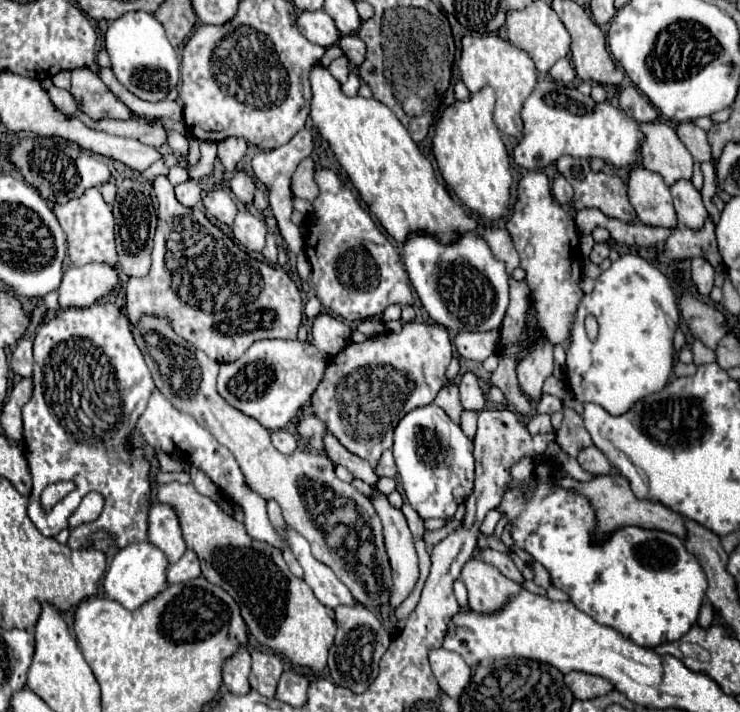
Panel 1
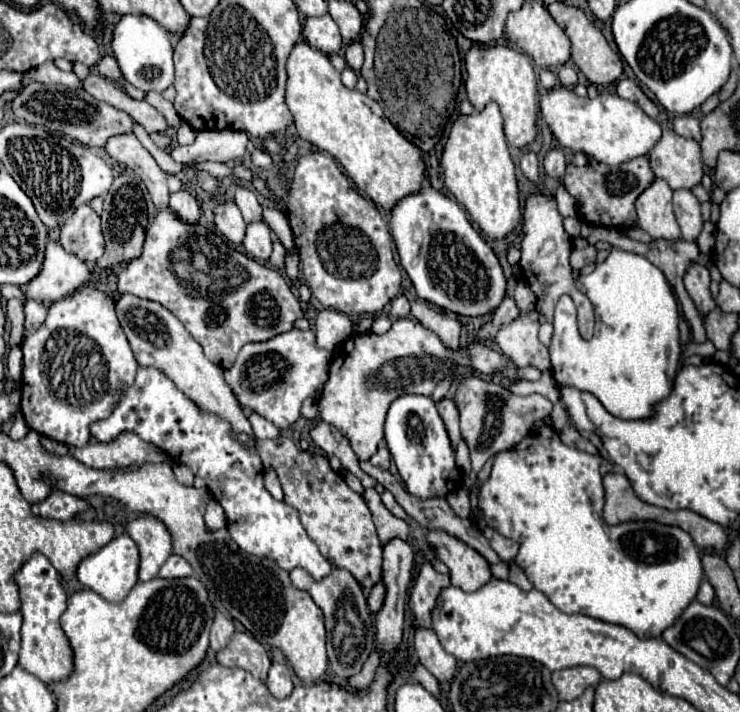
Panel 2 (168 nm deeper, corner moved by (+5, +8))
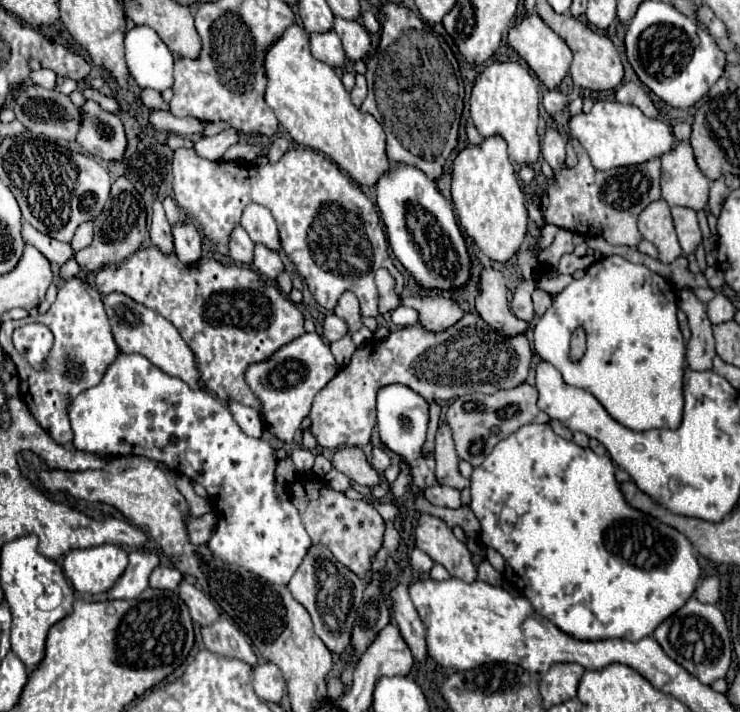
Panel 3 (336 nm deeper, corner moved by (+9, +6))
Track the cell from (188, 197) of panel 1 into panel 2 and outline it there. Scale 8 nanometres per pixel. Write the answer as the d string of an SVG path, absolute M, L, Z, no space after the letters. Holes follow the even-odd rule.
M186 189L170 195L170 209L180 221L184 221L188 225L196 225L200 219L200 207L198 207L194 195Z

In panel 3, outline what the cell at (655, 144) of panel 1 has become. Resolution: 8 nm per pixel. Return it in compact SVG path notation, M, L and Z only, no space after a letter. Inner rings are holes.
M690 143L674 145L666 155L660 157L662 163L662 199L674 207L690 207L700 211L708 203L708 179L700 171Z

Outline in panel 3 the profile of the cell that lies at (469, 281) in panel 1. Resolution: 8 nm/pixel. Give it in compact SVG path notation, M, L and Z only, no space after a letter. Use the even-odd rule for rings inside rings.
M398 165L380 177L376 183L376 197L388 243L416 283L424 289L464 289L470 281L472 259L456 223L452 203L438 191L436 183L416 167Z

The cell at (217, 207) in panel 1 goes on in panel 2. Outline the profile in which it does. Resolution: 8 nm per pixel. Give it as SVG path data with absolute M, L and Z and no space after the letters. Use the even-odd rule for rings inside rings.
M226 201L214 209L214 221L218 231L234 245L242 245L244 233L246 233L246 221L240 215L240 209L236 203Z

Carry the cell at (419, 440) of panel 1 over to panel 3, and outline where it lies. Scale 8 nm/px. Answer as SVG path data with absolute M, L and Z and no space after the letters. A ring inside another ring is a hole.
M388 385L380 389L376 407L378 407L380 439L390 451L394 451L398 457L402 457L404 463L408 463L410 475L412 475L412 487L418 491L424 491L436 485L434 455L424 453L426 429L428 429L428 403L424 401L424 397L420 397L406 385Z

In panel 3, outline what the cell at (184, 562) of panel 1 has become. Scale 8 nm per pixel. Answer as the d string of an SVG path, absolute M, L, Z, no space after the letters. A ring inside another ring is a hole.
M158 565L152 571L152 575L150 575L150 587L176 591L178 583L182 583L182 579L184 579L184 575L176 567L172 567L172 565Z

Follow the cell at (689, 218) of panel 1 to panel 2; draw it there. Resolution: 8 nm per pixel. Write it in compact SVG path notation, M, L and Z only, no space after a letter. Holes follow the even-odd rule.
M678 189L674 191L674 213L682 231L684 241L696 241L700 231L702 231L702 213L700 213L700 203L692 195L692 191Z

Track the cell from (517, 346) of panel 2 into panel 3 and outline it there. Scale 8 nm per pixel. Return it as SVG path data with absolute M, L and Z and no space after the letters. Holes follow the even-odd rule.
M492 267L484 269L482 293L476 299L476 311L500 335L522 335L530 329L530 323L518 319L510 311L506 293L508 293L508 289L504 285L502 273Z

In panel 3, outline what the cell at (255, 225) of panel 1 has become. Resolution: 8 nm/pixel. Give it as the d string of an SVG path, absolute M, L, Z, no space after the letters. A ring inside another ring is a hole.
M256 243L256 247L254 247L254 267L262 273L262 275L266 275L268 279L276 279L276 275L282 271L282 261L280 261L280 257L278 257L278 253L276 251L270 251L266 245L262 245L262 243Z

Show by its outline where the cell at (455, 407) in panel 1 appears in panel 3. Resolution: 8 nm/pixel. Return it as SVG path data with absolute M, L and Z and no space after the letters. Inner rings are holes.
M446 423L438 427L436 439L434 439L434 457L436 457L436 481L440 485L448 485L454 489L464 489L470 487L470 479L460 475L458 471L458 455L454 451L454 441L452 441L452 431Z

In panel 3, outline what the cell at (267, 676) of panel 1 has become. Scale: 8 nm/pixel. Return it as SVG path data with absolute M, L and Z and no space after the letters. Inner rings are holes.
M220 617L214 625L200 629L200 633L208 651L214 651L216 655L226 655L228 659L242 659L244 663L256 667L256 653L252 651L246 633L242 633L236 623Z

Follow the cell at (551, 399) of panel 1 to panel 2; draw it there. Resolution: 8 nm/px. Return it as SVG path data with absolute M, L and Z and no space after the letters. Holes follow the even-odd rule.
M466 377L458 385L454 403L460 411L460 431L462 431L462 439L470 449L474 473L478 473L492 455L500 453L502 449L510 449L510 445L522 441L522 437L526 437L526 433L532 429L532 425L536 421L546 419L552 411L550 399L538 393L520 397L508 391L506 387L502 387L500 383L484 381L480 377Z

